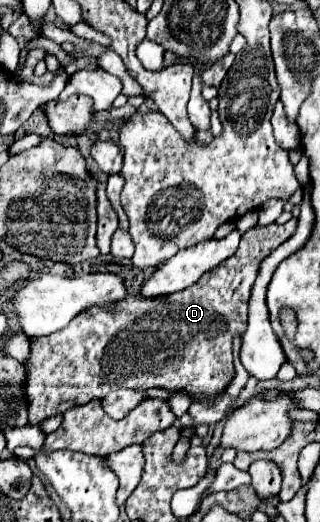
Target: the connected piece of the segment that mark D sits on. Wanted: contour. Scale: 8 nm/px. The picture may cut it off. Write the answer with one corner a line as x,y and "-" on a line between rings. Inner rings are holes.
291,219
285,225
257,225
241,237
241,245
233,257
229,257
215,271
209,271
209,275
203,275
185,291
159,299
127,295
117,307
91,307
89,311
81,311
81,315
77,315
69,327
55,331
53,335
31,337
31,353
23,363
29,425
39,425
47,417
65,413
69,407
101,399
117,387
135,391
161,387
167,391
185,391
189,397
205,395
209,399
221,395
235,377
231,353
233,337
241,337
247,327
247,301
259,273
259,265
273,249
285,243
295,229
297,219

